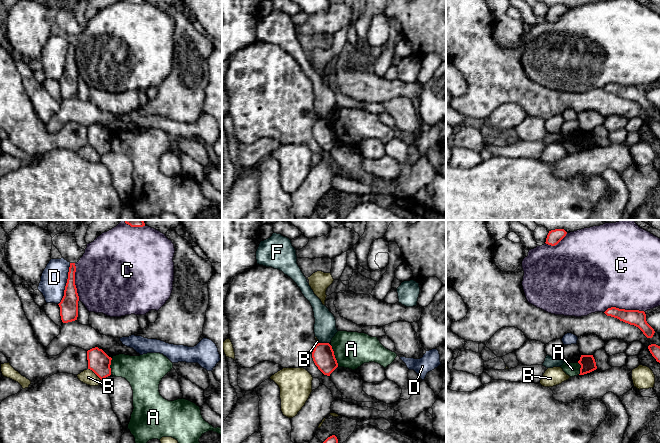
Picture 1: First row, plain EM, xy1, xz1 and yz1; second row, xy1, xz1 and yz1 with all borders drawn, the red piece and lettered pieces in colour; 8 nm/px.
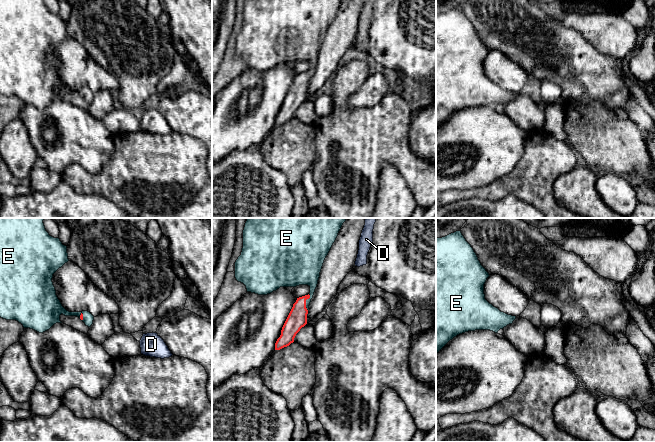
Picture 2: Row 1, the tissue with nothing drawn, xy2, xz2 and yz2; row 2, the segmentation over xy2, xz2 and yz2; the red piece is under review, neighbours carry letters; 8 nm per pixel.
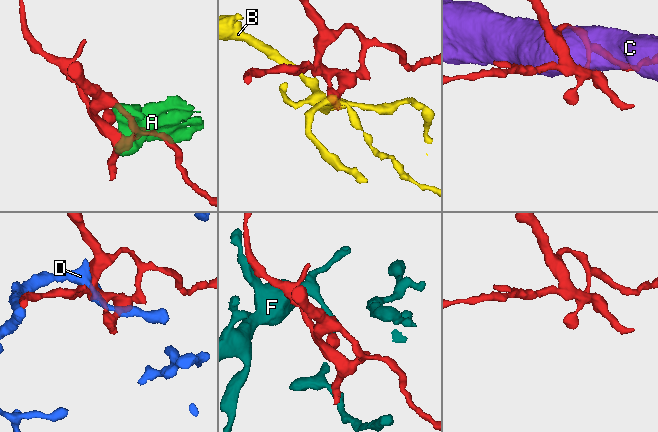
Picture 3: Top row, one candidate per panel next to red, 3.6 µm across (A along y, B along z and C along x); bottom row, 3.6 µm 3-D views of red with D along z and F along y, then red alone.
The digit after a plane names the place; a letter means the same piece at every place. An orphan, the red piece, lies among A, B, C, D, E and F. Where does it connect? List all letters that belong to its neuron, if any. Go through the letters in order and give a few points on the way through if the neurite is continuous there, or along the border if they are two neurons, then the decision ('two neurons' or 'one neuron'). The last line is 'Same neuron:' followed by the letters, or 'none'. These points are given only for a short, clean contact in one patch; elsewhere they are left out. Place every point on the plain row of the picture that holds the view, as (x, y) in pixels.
A: border along xz1 (330, 121), (338, 141); two neurons
B: border along xy1 (88, 144), (101, 155); two neurons
C: two neurons
D: two neurons
E: runs through xz2 (297, 94), (300, 83), (305, 78), (312, 57), (302, 47); one neuron
F: border along xz1 (320, 118), (328, 119); two neurons
Same neuron: E

